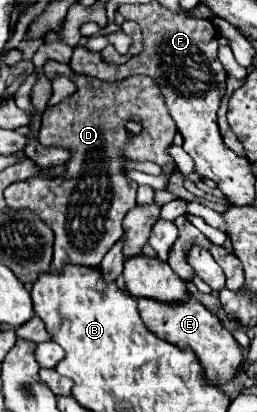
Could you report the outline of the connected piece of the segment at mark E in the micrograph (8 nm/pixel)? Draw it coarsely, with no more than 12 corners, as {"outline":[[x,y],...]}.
{"outline":[[193,295],[141,297],[157,337],[195,351],[211,383],[241,367],[237,341]]}

